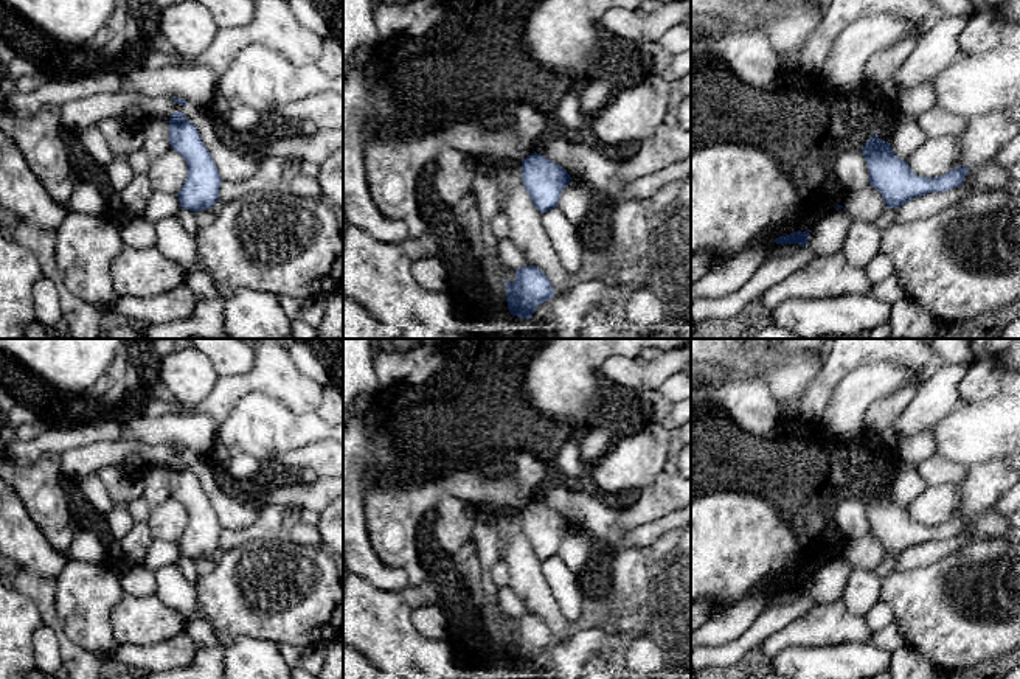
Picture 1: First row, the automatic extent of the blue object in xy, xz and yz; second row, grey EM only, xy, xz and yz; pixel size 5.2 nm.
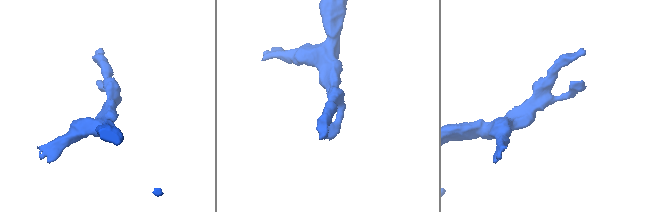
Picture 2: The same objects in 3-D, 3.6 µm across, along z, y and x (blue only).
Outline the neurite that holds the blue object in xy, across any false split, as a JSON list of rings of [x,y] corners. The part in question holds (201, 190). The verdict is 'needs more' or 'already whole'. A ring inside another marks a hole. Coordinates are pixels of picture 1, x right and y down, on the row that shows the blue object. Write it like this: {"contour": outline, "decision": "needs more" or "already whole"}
{"contour": [[[174,112],[169,118],[169,141],[188,165],[186,180],[177,193],[180,207],[194,213],[213,208],[222,179],[197,127],[183,112]]], "decision": "already whole"}

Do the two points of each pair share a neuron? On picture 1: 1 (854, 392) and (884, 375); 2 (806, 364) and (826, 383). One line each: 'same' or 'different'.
1: same
2: different

